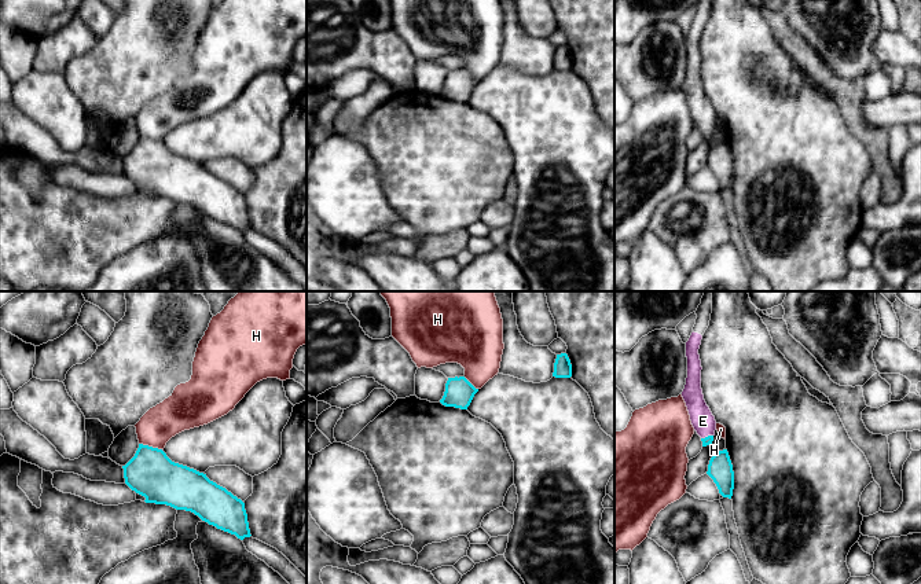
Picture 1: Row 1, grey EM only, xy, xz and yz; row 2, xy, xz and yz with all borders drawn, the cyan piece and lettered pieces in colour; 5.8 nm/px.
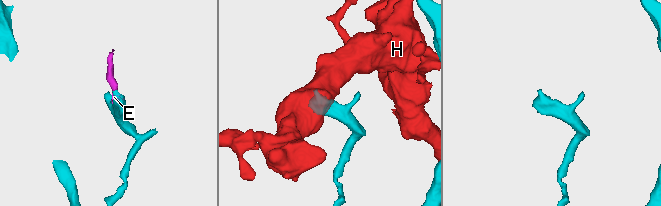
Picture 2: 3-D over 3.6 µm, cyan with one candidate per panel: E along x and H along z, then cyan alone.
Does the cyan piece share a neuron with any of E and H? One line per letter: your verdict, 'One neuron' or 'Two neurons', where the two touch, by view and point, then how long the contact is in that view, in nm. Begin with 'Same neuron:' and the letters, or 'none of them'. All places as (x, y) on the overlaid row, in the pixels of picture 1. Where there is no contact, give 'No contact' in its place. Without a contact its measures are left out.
Same neuron: E
E: One neuron. Touches cyan at yz (708, 436). Shared border 80 nm
H: Two neurons. Touches cyan at xy (150, 447). Shared border 140 nm

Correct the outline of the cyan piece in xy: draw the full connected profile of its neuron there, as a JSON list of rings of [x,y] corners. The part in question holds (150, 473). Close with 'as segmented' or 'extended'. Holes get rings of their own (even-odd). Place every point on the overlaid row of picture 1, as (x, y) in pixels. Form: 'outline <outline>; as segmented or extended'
outline [[[139,444],[135,456],[122,466],[125,484],[146,497],[146,503],[166,504],[191,511],[202,521],[243,540],[250,537],[245,503],[225,488],[210,481],[206,474],[172,462],[162,449]]]; as segmented

